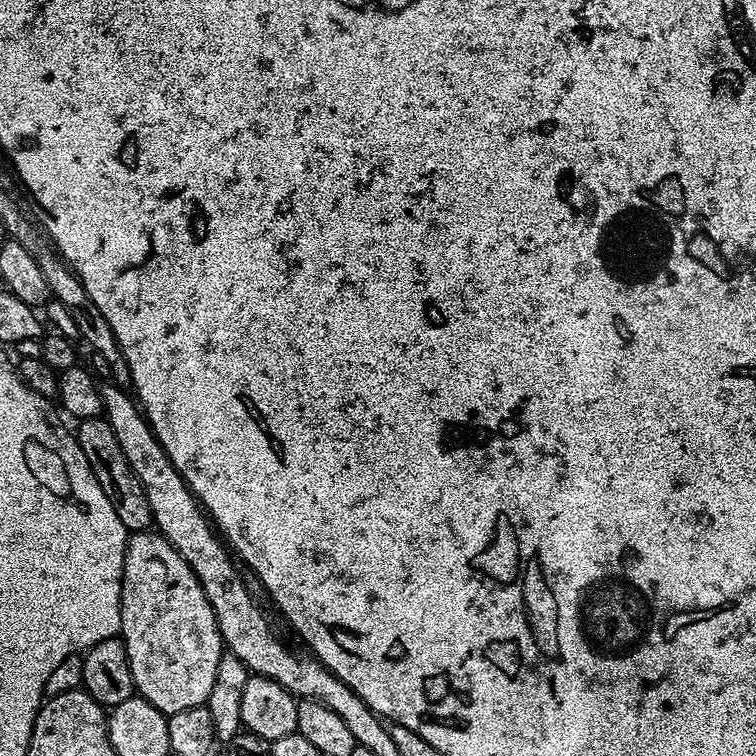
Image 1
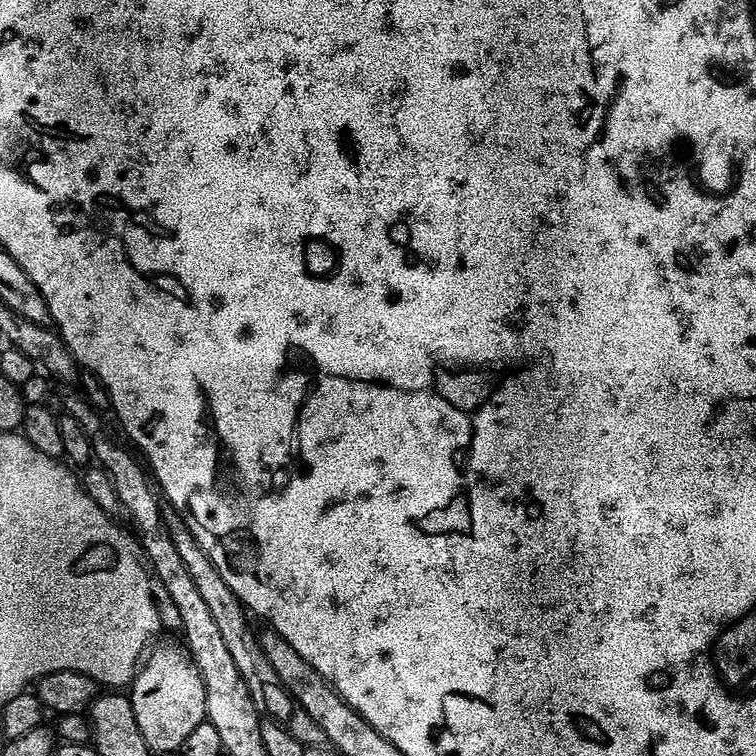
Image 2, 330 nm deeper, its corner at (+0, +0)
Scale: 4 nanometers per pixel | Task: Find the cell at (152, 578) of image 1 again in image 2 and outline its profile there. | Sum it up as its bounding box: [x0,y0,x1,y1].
[130,644,206,753]

